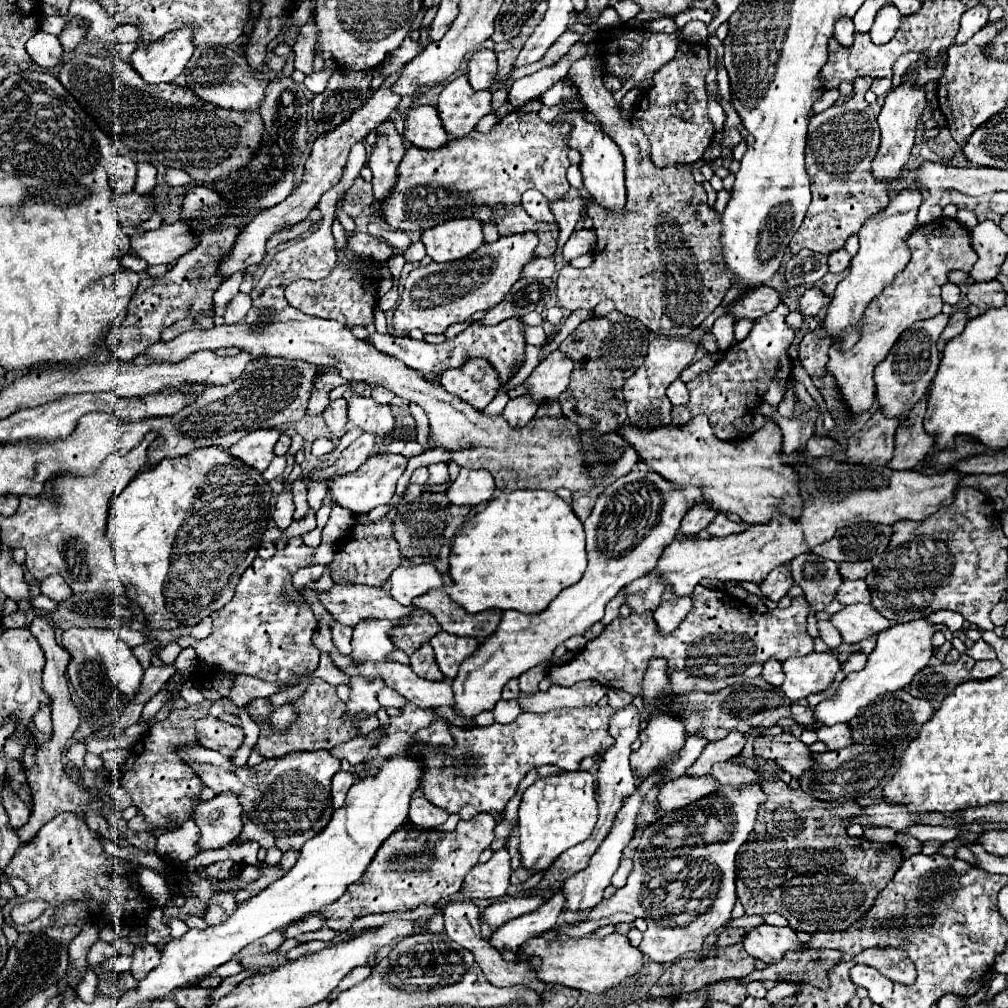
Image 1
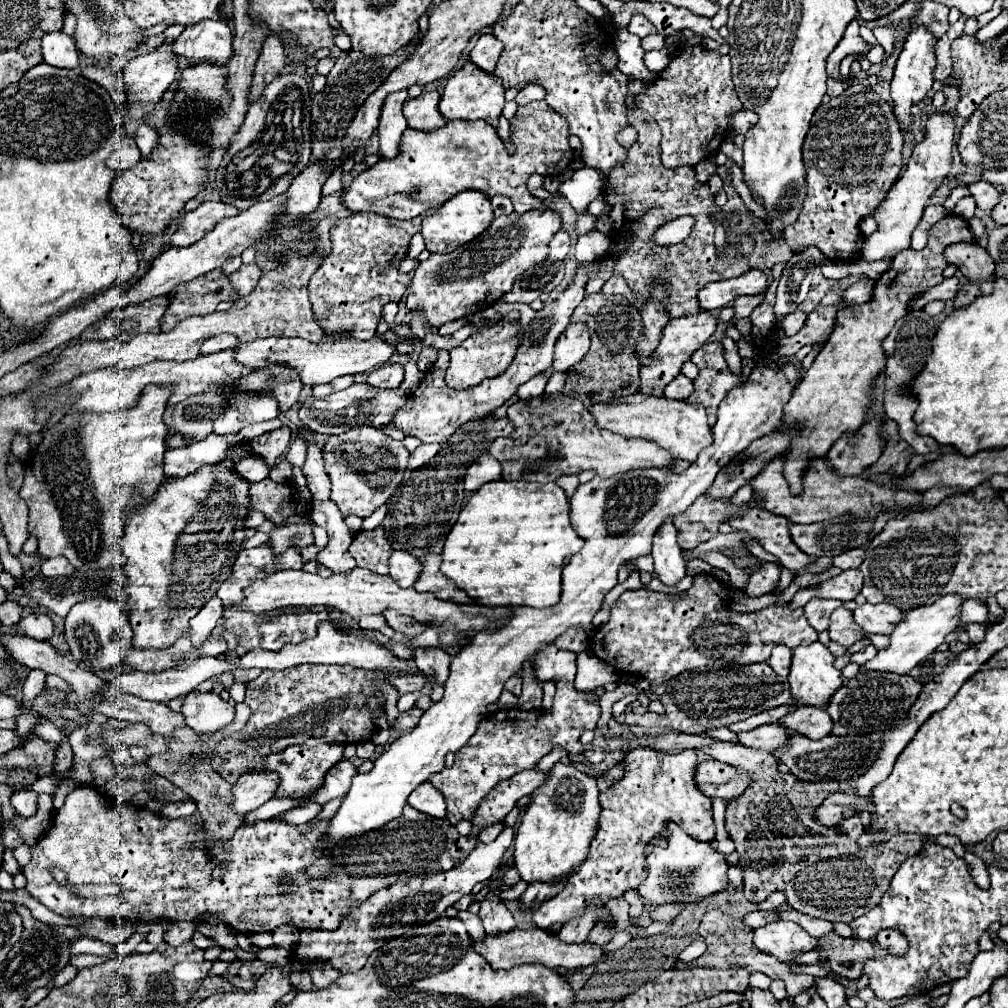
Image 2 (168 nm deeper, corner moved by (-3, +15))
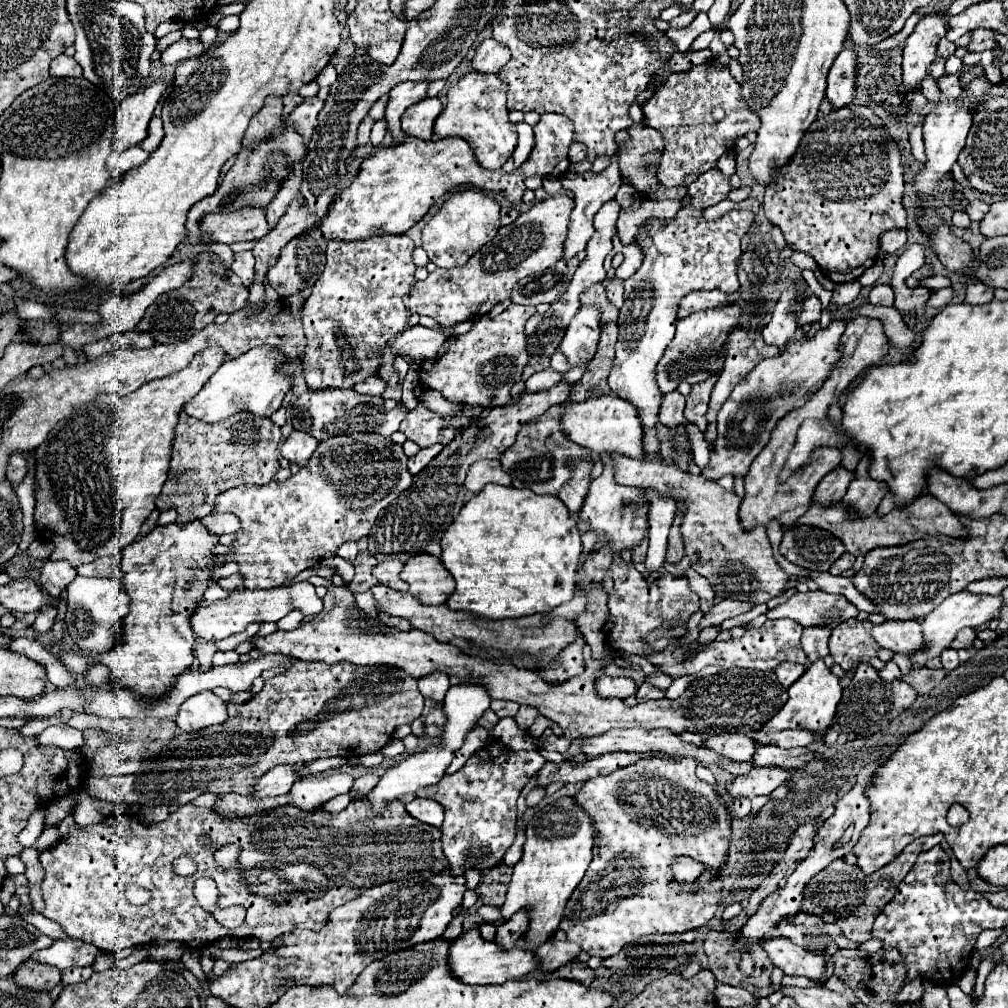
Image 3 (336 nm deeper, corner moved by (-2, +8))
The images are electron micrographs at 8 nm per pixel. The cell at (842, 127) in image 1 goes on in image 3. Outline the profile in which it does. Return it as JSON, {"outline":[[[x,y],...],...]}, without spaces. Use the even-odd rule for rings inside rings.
{"outline":[[[862,107],[862,117],[836,121],[832,115],[824,115],[810,125],[806,135],[802,137],[800,151],[796,151],[794,159],[786,165],[786,171],[782,171],[782,179],[778,179],[778,183],[774,187],[766,189],[762,209],[766,213],[766,219],[772,225],[778,225],[782,229],[790,249],[810,253],[826,277],[830,277],[834,283],[846,283],[846,281],[856,281],[874,263],[874,259],[878,255],[878,235],[882,231],[888,231],[888,229],[894,229],[894,227],[898,227],[898,229],[906,227],[906,209],[902,207],[902,193],[904,193],[904,179],[902,179],[902,159],[900,159],[898,143],[888,135],[888,127],[884,125],[884,121],[870,107],[868,109]]]}

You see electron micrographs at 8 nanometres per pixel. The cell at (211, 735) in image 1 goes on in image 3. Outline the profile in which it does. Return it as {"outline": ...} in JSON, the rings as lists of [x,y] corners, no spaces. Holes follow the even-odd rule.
{"outline":[[[202,691],[182,703],[176,717],[176,725],[180,727],[180,731],[200,731],[212,725],[220,725],[226,719],[226,703],[212,691]]]}

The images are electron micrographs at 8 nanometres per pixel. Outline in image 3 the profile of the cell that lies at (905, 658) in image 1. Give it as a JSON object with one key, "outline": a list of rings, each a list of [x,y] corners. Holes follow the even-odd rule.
{"outline":[[[962,591],[962,593],[954,593],[950,597],[946,597],[932,613],[928,613],[924,619],[922,619],[922,633],[924,633],[924,649],[922,651],[916,651],[912,655],[908,655],[910,663],[912,663],[912,669],[916,667],[922,667],[926,665],[928,659],[934,659],[934,657],[940,657],[940,653],[944,649],[950,647],[950,643],[954,641],[956,633],[964,627],[980,627],[984,625],[988,619],[996,619],[1000,617],[1000,607],[1002,607],[1002,599],[996,595],[996,597],[980,597],[980,595],[974,595],[970,591]]]}

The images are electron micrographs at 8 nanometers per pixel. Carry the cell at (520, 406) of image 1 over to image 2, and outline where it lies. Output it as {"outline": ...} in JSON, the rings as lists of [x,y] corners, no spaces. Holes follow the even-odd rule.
{"outline":[[[541,372],[539,376],[533,376],[529,382],[521,384],[521,386],[519,386],[519,390],[517,390],[517,394],[519,394],[519,398],[521,398],[521,400],[537,398],[537,396],[541,396],[541,394],[543,394],[545,384],[547,384],[547,376]]]}

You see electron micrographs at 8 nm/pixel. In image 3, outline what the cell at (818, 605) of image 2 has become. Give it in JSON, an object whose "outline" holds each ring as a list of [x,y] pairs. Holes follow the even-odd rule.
{"outline":[[[806,627],[804,629],[802,649],[806,651],[810,661],[828,655],[828,637],[830,637],[830,627]]]}

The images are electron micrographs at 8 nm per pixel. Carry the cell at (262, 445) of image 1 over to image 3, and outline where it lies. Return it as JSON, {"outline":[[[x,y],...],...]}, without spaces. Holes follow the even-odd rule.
{"outline":[[[256,347],[236,359],[226,359],[222,367],[208,379],[202,391],[184,405],[184,411],[206,423],[224,421],[236,415],[238,411],[250,411],[260,417],[272,417],[272,413],[280,409],[286,391],[292,387],[290,379],[274,371],[274,363],[278,363],[278,359],[282,359],[282,353],[274,351],[274,347]]]}

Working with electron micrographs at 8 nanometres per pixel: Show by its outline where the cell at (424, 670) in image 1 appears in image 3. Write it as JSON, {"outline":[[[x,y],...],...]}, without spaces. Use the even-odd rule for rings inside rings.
{"outline":[[[436,671],[436,673],[430,673],[422,679],[418,679],[418,689],[420,693],[430,699],[430,701],[436,701],[436,703],[442,703],[446,691],[450,687],[450,679],[444,671]]]}

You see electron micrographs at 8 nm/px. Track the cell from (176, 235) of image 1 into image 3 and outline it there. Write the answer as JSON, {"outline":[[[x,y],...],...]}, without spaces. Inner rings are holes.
{"outline":[[[246,207],[232,213],[208,213],[200,221],[200,231],[206,241],[216,243],[240,243],[240,241],[254,241],[264,237],[270,231],[266,223],[264,209]]]}

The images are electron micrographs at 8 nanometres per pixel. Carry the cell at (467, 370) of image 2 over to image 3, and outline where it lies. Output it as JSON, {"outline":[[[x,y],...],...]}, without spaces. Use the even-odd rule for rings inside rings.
{"outline":[[[512,303],[504,313],[490,319],[488,315],[476,319],[472,329],[464,335],[450,337],[442,345],[438,357],[422,361],[420,381],[434,391],[440,391],[452,403],[500,407],[510,403],[510,387],[520,381],[522,369],[528,363],[524,323],[536,313],[536,307]]]}

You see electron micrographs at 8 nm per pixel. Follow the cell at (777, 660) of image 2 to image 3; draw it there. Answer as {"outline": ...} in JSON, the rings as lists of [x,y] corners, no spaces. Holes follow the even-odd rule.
{"outline":[[[782,663],[782,665],[776,667],[774,673],[776,673],[780,685],[788,689],[788,687],[804,673],[804,669],[806,669],[806,665],[798,665],[798,663]]]}

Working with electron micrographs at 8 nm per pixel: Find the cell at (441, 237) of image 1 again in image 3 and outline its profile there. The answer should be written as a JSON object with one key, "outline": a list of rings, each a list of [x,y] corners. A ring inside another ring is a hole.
{"outline":[[[466,189],[450,195],[440,211],[426,223],[422,229],[422,247],[428,253],[430,261],[438,267],[458,267],[470,259],[484,243],[488,243],[500,227],[500,205],[496,199],[476,191]]]}

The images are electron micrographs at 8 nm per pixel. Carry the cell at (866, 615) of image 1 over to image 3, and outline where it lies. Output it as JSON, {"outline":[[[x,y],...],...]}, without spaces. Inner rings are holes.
{"outline":[[[888,619],[880,625],[872,625],[872,637],[880,647],[904,655],[908,655],[910,651],[918,651],[918,647],[922,647],[922,627],[916,619]]]}

